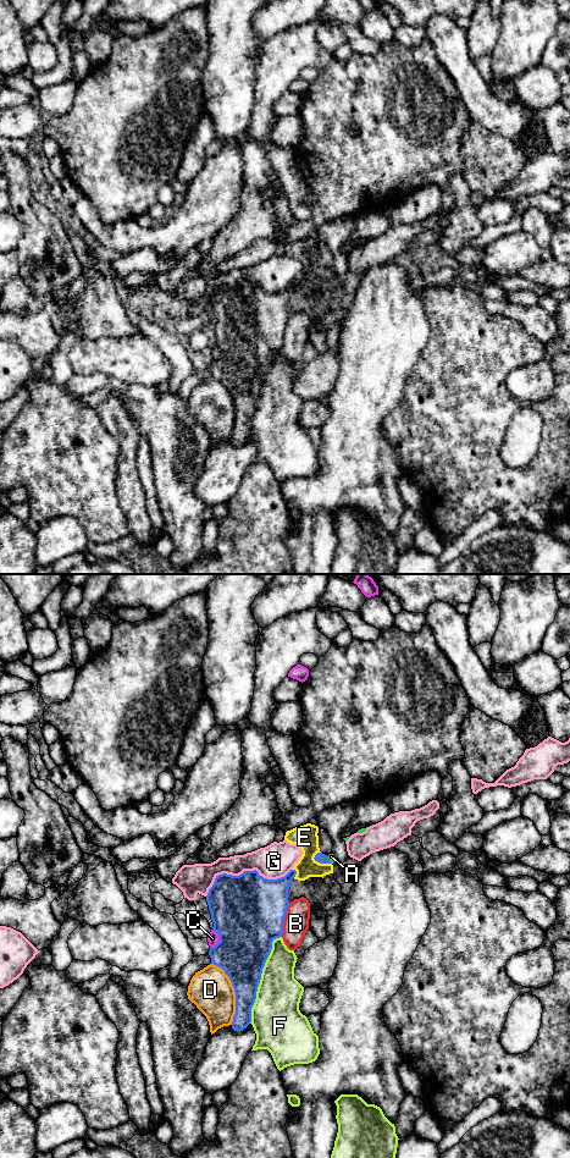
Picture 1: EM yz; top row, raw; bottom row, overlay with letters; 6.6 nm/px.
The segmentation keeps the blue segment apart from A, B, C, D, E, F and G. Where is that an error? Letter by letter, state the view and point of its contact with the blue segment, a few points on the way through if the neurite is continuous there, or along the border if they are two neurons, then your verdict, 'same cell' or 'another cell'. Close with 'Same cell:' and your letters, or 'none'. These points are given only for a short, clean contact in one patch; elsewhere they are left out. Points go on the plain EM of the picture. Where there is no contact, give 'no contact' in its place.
A: yz (328, 274) | across yz (320, 271), (328, 274), (331, 270) | same cell
B: yz (283, 334) | another cell
C: yz (220, 353) | another cell
D: yz (234, 406) | another cell
E: yz (321, 276) | along yz (313, 271), (320, 276), (330, 277) | another cell
F: yz (260, 392) | another cell
G: yz (244, 285) | another cell
Same cell: A

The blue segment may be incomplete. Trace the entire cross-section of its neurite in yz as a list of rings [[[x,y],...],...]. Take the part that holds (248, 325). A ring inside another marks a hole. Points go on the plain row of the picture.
[[[256,283],[244,285],[239,290],[222,287],[216,290],[212,300],[209,303],[206,315],[214,336],[212,344],[220,349],[220,355],[210,360],[209,369],[211,377],[221,381],[229,391],[236,407],[236,428],[232,435],[234,445],[243,445],[251,436],[251,421],[256,413],[258,401],[261,393],[262,382],[271,366],[272,355],[282,351],[283,335],[289,320],[288,303],[297,285],[290,283],[284,291],[267,293],[259,288]]]

